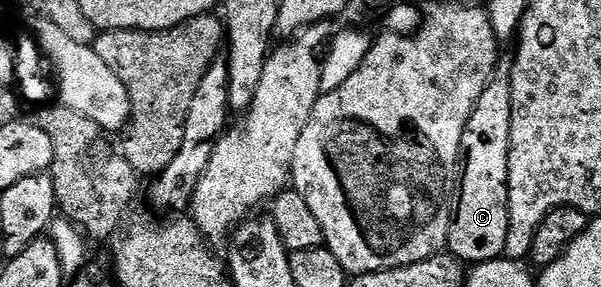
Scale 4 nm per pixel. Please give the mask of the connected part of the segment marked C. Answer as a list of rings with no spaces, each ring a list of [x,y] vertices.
[[[498,64],[489,86],[483,95],[479,95],[479,103],[475,103],[475,111],[471,111],[463,131],[463,172],[459,177],[459,200],[449,226],[447,246],[448,252],[462,263],[496,261],[505,251],[509,230],[510,72],[508,64]]]

